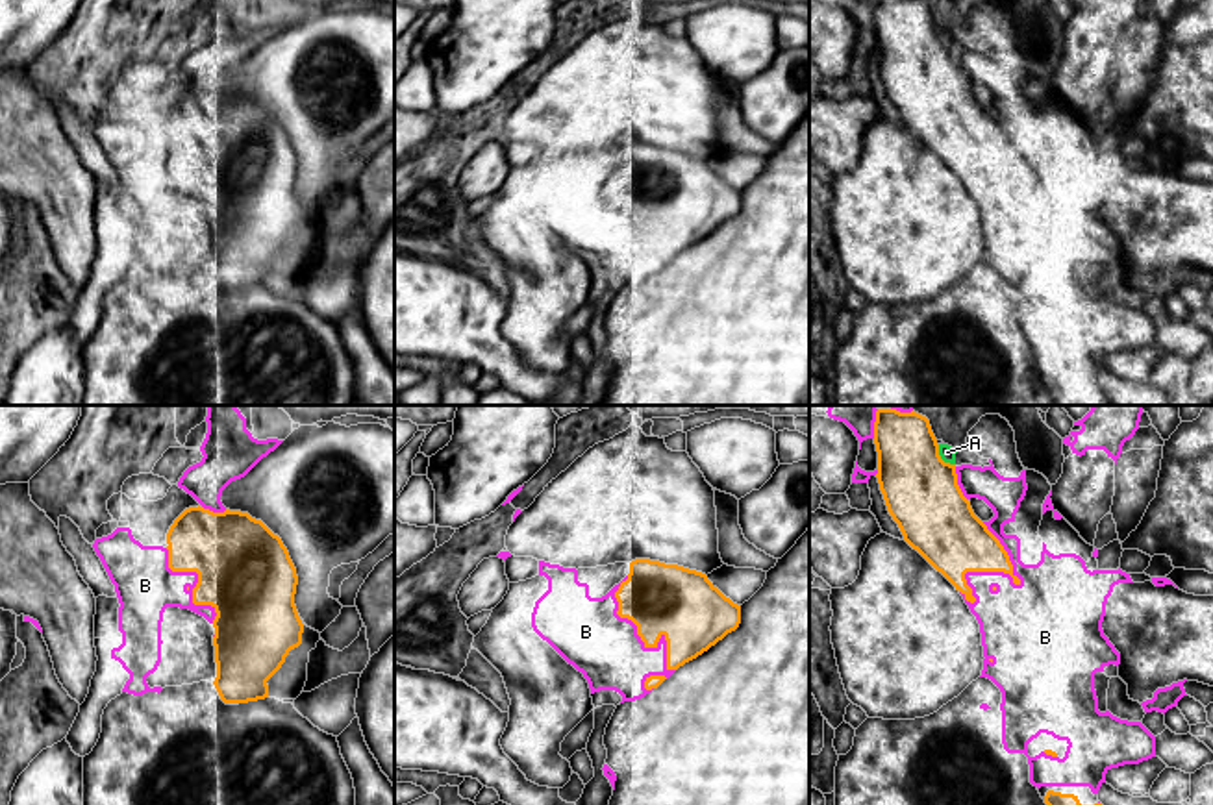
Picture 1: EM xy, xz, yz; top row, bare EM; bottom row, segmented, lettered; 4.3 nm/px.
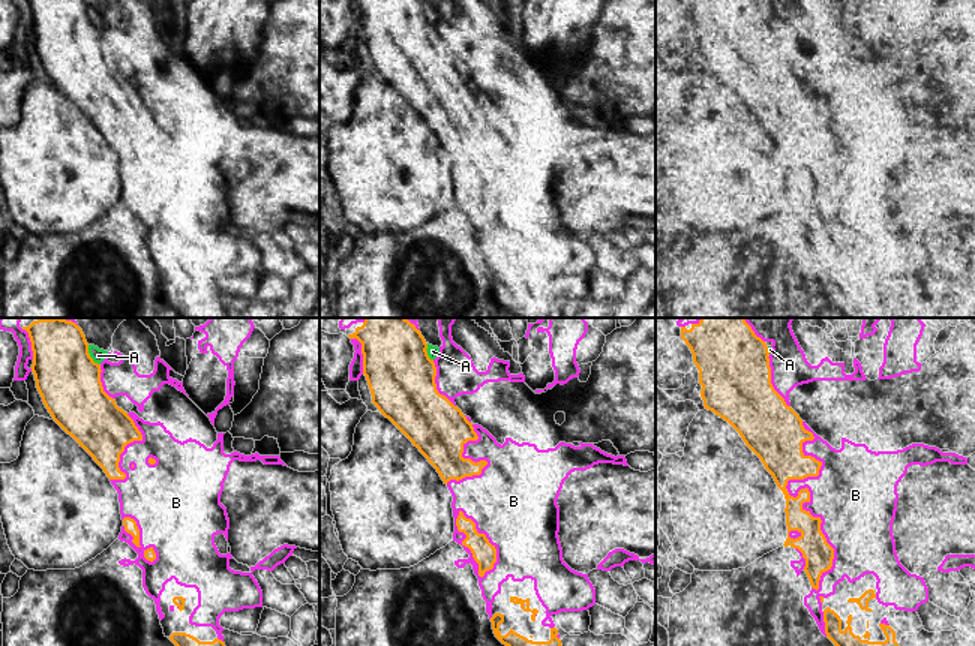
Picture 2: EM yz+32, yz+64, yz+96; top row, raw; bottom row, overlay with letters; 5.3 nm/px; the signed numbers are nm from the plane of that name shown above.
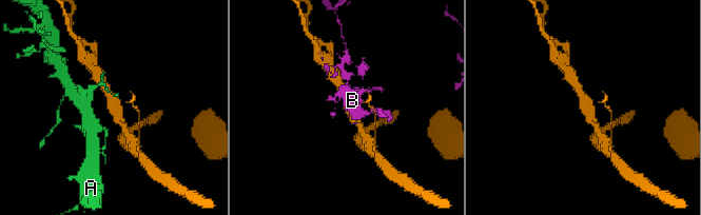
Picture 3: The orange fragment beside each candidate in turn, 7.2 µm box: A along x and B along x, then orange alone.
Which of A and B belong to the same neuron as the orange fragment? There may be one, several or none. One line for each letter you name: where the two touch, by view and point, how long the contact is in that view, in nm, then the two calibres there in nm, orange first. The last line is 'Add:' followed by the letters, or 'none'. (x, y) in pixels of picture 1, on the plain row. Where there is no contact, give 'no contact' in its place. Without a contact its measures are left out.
Add: none

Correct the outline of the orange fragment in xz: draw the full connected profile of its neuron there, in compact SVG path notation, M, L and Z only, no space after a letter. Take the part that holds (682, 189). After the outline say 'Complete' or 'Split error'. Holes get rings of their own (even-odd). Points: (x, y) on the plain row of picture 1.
M632 146L628 165L620 168L615 183L617 200L637 211L644 233L657 233L661 222L667 226L667 255L696 244L741 209L741 191L726 183L706 159L678 150Z. Complete

